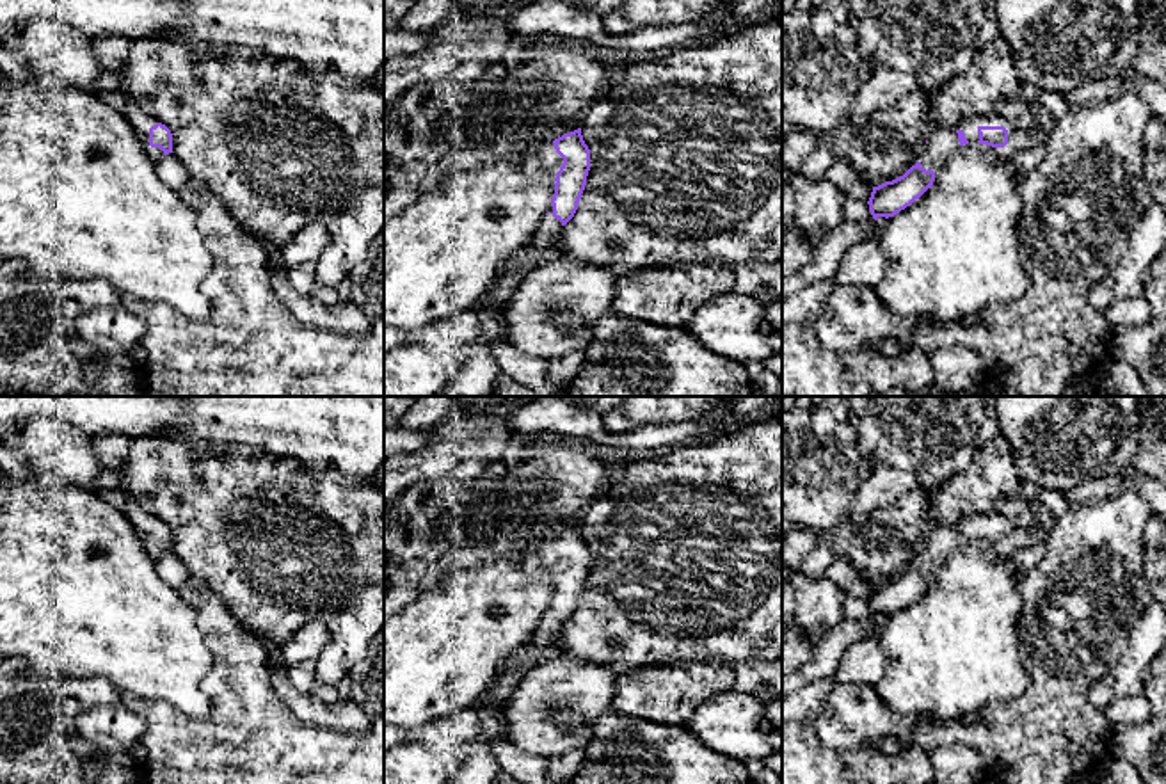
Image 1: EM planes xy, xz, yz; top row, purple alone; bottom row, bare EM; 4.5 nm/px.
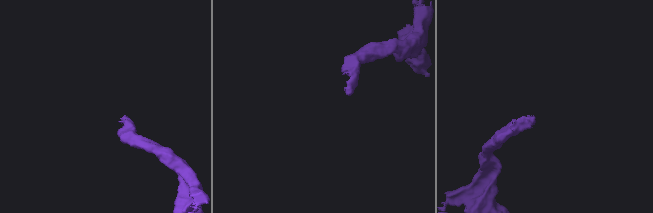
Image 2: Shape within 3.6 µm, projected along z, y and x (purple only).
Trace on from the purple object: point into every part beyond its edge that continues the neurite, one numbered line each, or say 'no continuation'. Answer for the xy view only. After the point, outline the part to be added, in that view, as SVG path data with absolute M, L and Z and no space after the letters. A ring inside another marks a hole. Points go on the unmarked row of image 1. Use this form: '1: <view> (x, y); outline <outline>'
1: xy (121, 500); outline M105 489L98 494L101 500L116 507L140 533L144 542L144 551L153 558L158 560L164 556L164 549L160 546L149 544L149 526L156 523L153 516L149 516L132 494L123 489Z

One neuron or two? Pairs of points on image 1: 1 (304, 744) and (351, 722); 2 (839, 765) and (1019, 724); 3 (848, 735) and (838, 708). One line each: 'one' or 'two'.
1: two
2: two
3: one

